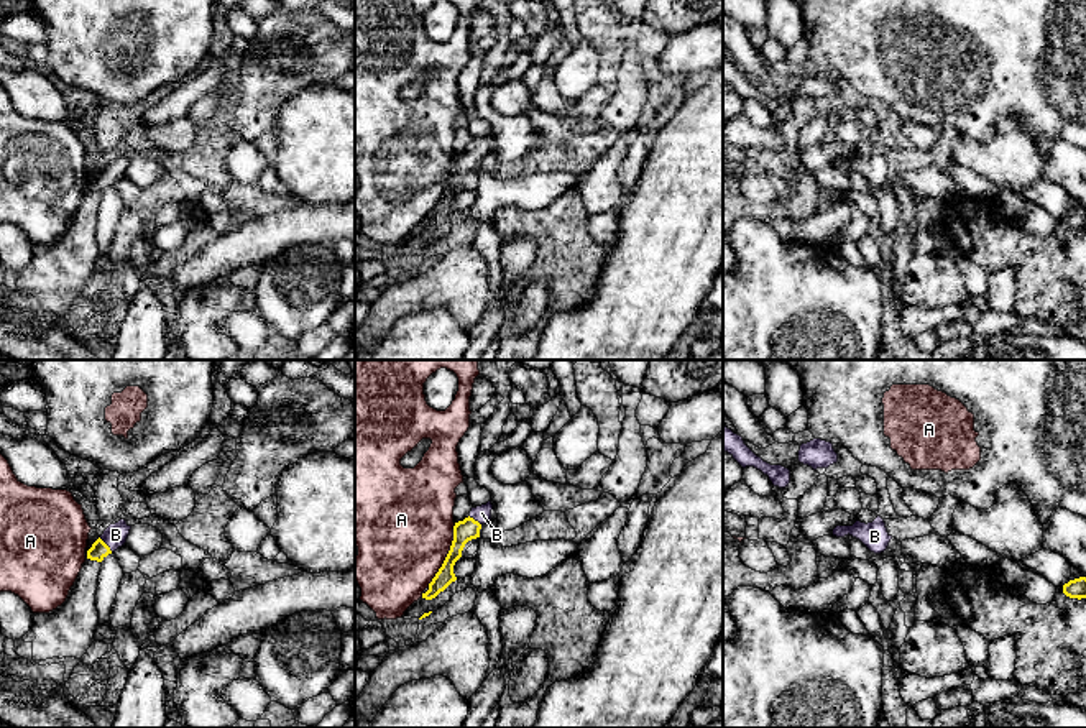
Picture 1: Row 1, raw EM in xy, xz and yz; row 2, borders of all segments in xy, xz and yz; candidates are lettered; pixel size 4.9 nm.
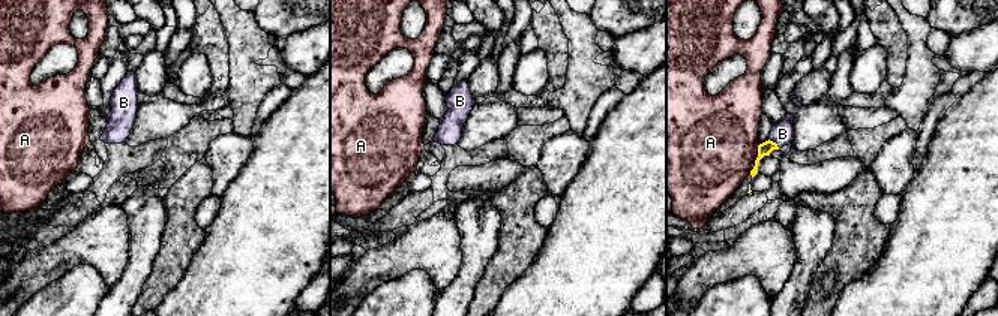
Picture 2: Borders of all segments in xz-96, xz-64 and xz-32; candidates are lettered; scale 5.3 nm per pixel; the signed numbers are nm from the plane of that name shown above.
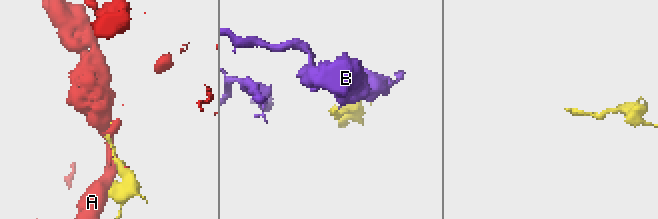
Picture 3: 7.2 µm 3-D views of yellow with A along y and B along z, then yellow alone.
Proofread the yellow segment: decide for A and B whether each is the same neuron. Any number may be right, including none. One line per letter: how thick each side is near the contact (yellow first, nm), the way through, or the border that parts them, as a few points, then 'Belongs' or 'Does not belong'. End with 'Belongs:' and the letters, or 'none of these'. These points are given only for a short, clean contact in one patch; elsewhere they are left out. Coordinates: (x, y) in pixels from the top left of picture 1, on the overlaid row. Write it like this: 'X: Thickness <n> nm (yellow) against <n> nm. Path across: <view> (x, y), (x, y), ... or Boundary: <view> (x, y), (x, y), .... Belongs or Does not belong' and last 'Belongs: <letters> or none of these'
A: Thickness 110 nm (yellow) against 480 nm. Does not belong
B: Thickness 90 nm (yellow) against 110 nm. Path across: xy (99, 549), (105, 544), (115, 534). Belongs
Belongs: B

